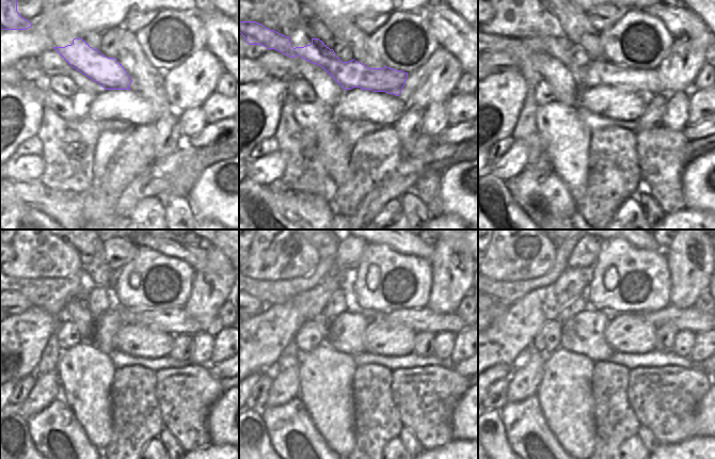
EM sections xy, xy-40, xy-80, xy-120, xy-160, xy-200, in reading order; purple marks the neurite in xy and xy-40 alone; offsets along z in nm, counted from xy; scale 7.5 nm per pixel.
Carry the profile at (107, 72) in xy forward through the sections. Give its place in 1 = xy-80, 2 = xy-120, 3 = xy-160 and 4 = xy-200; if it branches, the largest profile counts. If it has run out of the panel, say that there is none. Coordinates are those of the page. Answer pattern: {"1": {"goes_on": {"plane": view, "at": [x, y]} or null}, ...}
{"1": {"goes_on": {"plane": "xy-80", "at": [596, 73]}}, "2": {"goes_on": {"plane": "xy-120", "at": [175, 320]}}, "3": {"goes_on": {"plane": "xy-160", "at": [424, 319]}}, "4": {"goes_on": {"plane": "xy-200", "at": [690, 319]}}}

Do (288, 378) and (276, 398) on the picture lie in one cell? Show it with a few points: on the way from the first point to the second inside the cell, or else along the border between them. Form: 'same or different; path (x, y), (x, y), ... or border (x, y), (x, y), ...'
same; path (286, 383), (282, 393)

